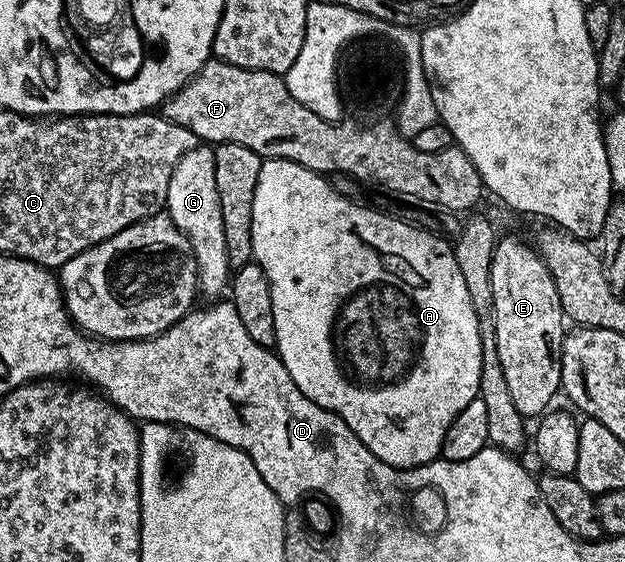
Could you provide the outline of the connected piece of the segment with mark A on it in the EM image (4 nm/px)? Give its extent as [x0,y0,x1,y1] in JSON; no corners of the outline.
[251,159,483,468]

